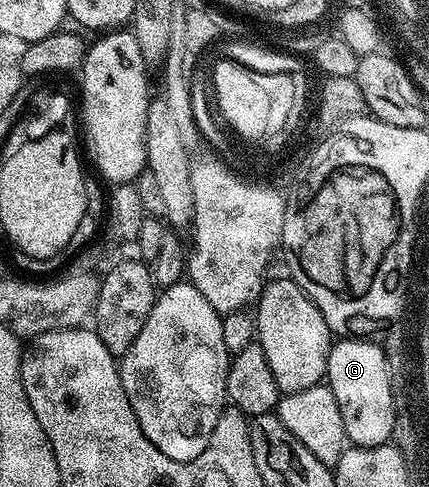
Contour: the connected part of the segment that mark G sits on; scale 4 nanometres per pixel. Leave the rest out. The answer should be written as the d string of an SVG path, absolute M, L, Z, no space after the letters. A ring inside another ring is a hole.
M345 338L330 345L327 385L335 396L335 404L339 404L345 437L352 445L383 446L385 434L389 434L391 424L390 385L386 382L388 373L384 349L376 341Z

